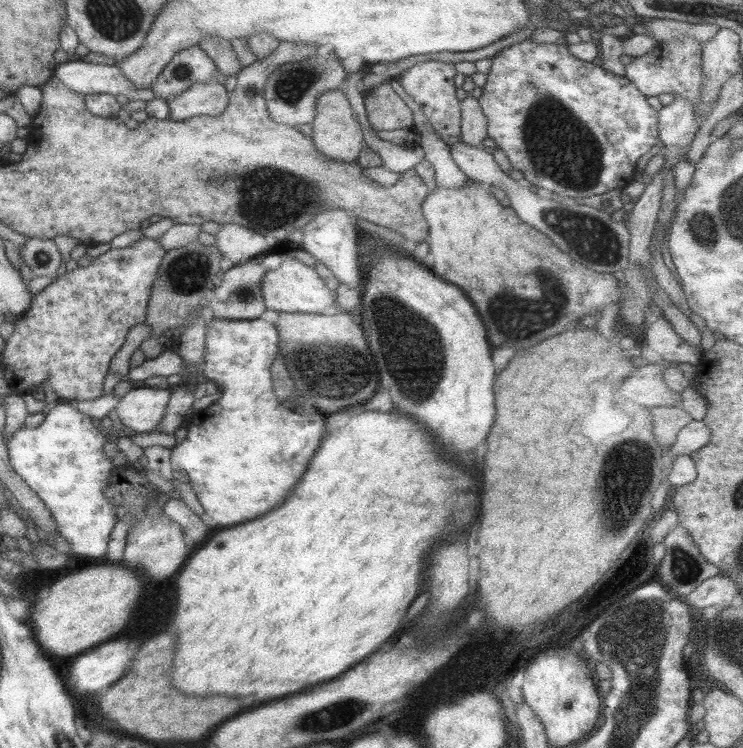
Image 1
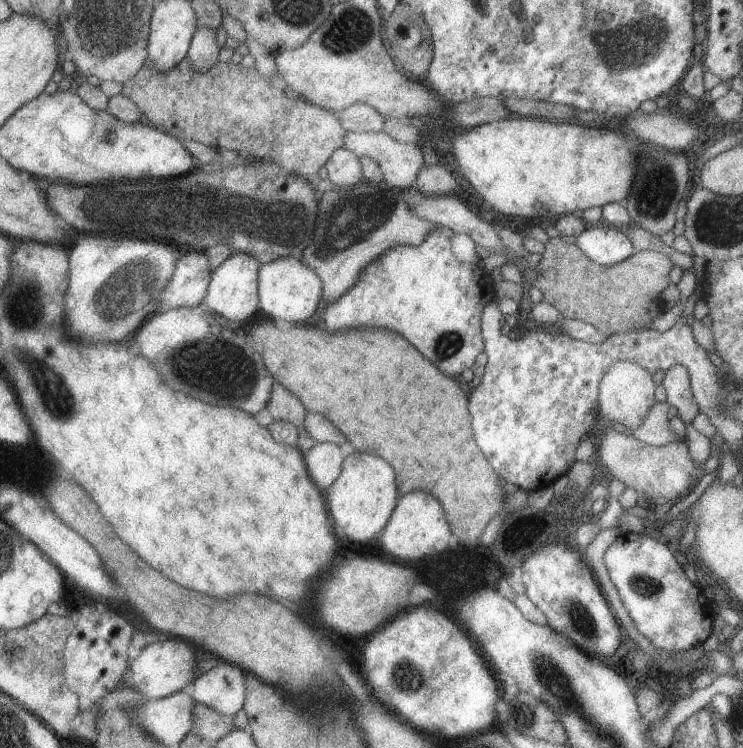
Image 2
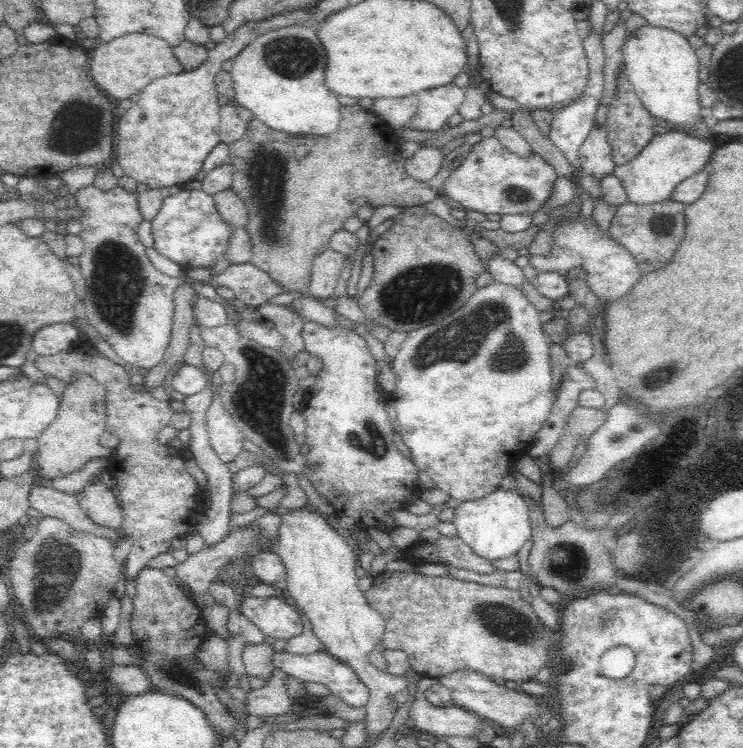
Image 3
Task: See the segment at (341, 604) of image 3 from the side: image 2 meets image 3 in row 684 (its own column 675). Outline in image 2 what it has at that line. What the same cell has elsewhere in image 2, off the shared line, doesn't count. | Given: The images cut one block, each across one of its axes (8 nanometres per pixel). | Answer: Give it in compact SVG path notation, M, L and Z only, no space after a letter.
M673 366L665 372L663 388L667 392L667 402L679 412L683 422L691 422L697 416L697 402L691 396L689 370L683 366Z

